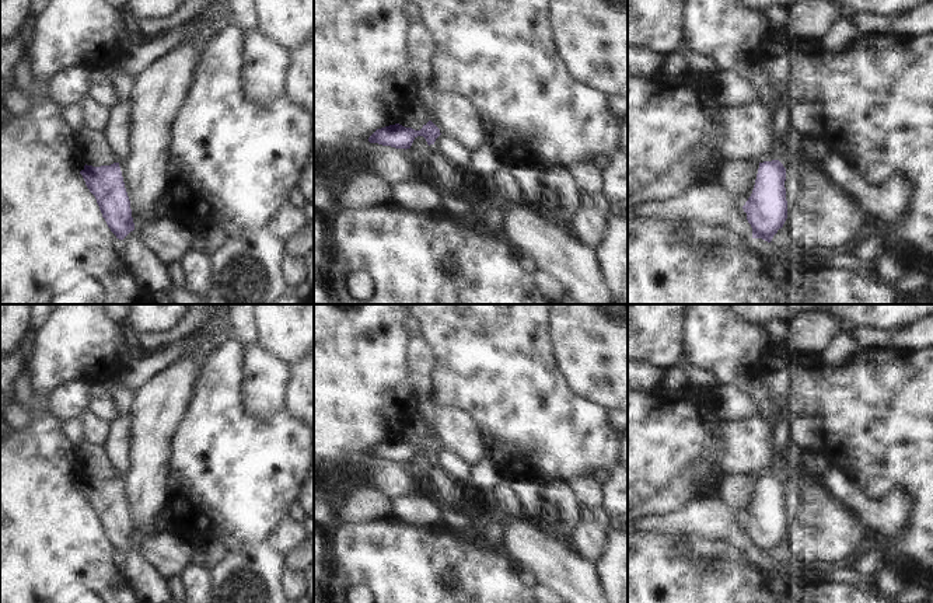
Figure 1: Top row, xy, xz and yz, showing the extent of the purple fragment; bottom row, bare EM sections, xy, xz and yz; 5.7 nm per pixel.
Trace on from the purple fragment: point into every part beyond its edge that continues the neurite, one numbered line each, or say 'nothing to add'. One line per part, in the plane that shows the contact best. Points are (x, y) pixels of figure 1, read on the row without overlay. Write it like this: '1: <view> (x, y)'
nothing to add

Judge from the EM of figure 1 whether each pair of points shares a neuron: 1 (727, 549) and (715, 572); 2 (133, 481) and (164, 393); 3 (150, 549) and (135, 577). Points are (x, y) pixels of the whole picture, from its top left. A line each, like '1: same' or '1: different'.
1: different
2: same
3: different

